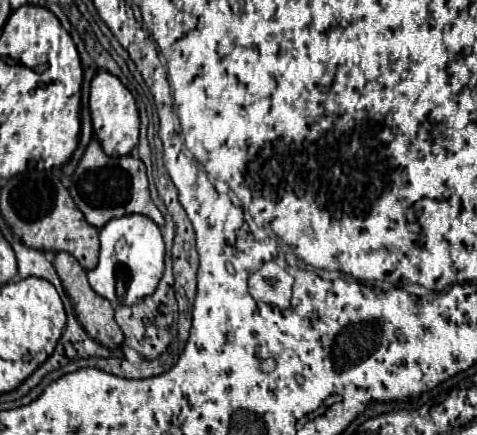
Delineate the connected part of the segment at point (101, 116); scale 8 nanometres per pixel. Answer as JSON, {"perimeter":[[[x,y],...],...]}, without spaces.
{"perimeter":[[[97,72],[91,80],[91,98],[89,98],[91,118],[93,118],[93,130],[97,140],[103,146],[103,152],[107,156],[125,156],[129,154],[139,138],[139,112],[135,106],[133,94],[123,86],[123,82],[113,76],[111,72]]]}

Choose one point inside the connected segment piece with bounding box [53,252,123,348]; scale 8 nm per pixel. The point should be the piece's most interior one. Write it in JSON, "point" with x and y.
{"point":[95,313]}

